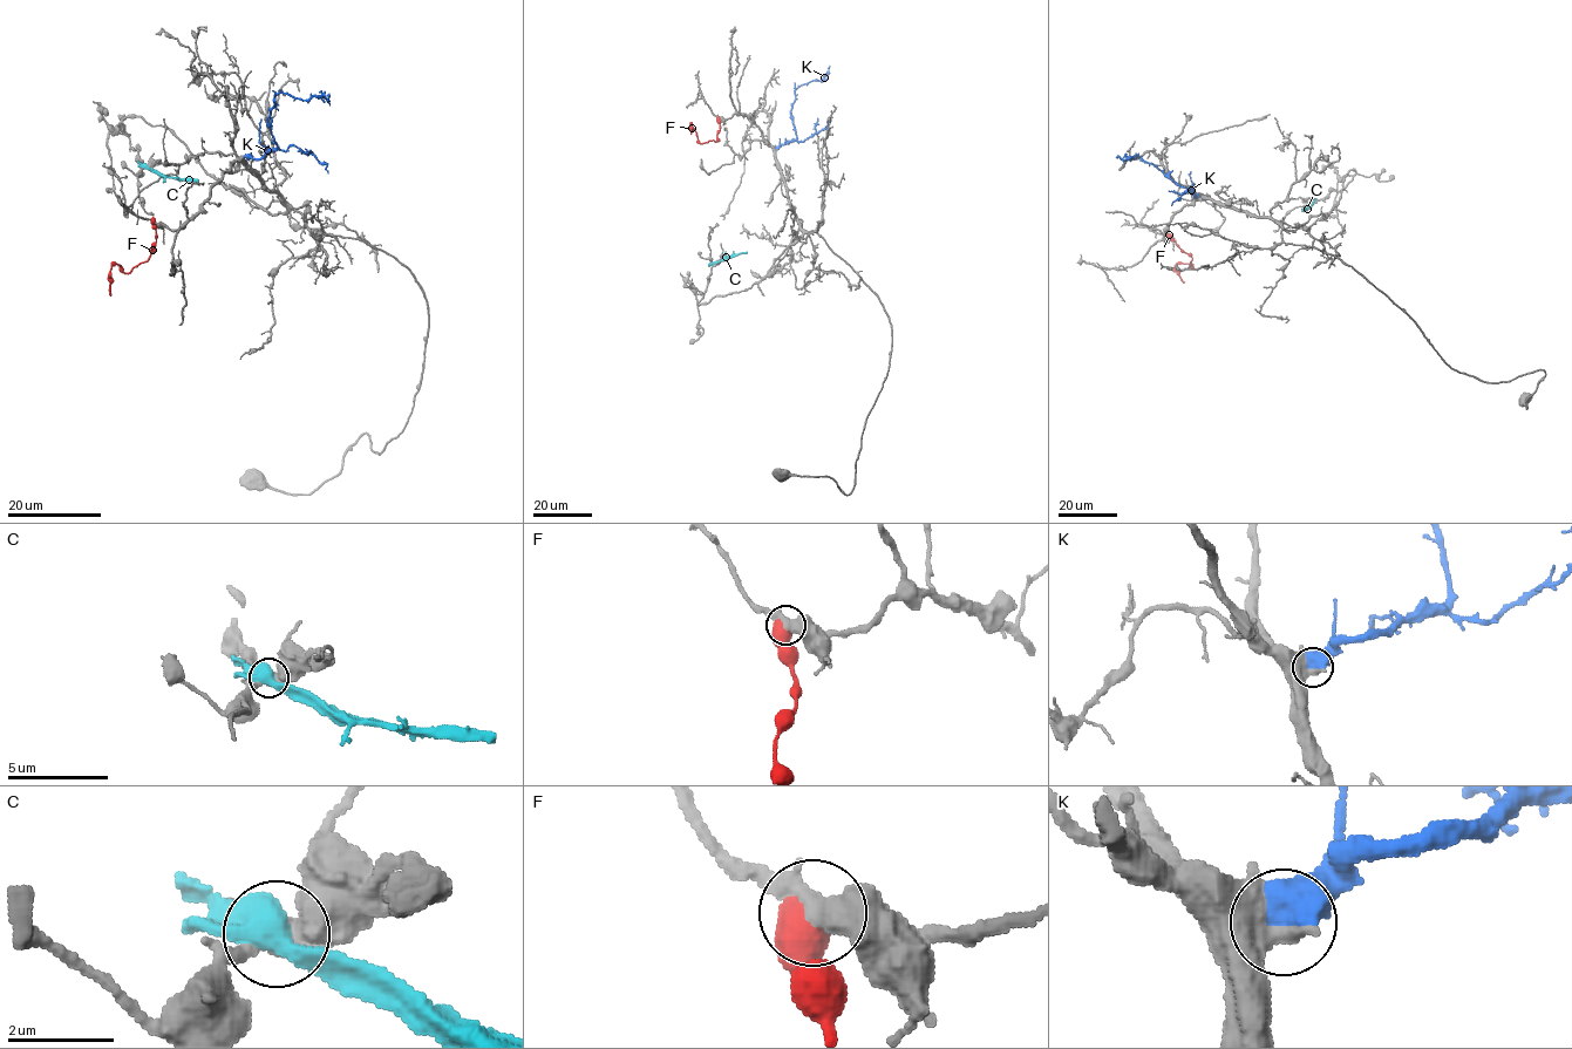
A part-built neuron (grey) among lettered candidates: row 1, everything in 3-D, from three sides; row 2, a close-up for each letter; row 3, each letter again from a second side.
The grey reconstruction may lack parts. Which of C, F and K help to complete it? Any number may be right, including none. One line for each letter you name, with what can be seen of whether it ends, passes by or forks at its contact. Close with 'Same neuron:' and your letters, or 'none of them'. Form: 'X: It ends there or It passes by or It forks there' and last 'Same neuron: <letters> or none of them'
K: It ends there
Same neuron: K

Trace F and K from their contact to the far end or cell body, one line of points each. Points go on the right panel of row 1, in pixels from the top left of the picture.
F: (1168, 236), (1192, 259), (1193, 268), (1182, 263), (1175, 270), (1184, 283)
K: (1198, 196), (1179, 186), (1138, 155), (1131, 159), (1116, 157)

